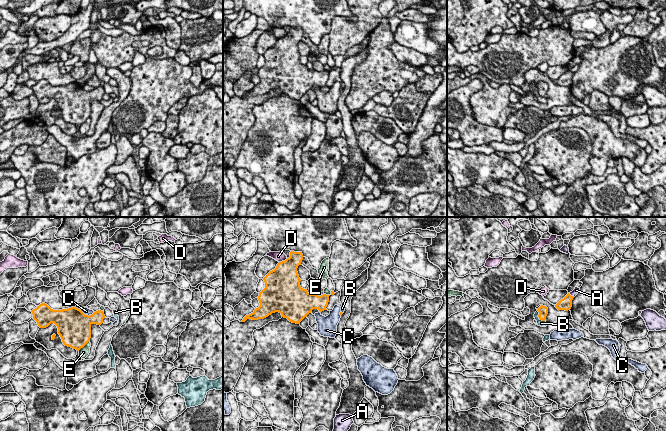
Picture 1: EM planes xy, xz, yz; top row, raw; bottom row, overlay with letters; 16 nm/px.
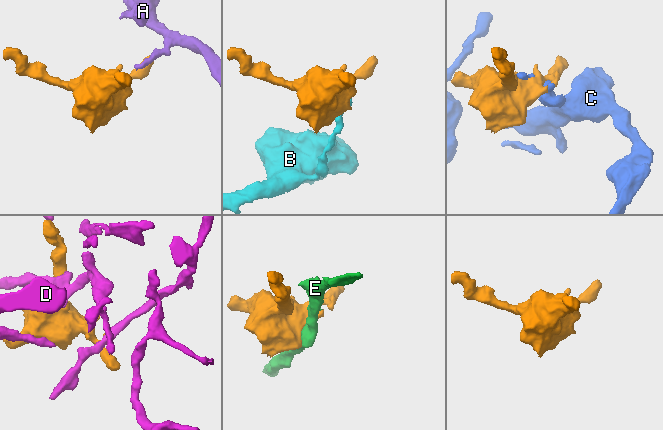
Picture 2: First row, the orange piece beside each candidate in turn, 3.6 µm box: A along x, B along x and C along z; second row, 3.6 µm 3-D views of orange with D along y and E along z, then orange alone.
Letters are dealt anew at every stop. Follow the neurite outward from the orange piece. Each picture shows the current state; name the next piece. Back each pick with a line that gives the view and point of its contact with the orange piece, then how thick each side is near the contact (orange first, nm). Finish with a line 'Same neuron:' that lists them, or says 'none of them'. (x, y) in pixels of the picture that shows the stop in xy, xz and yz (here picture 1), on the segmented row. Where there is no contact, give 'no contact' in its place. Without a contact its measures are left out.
Same neuron: none of them

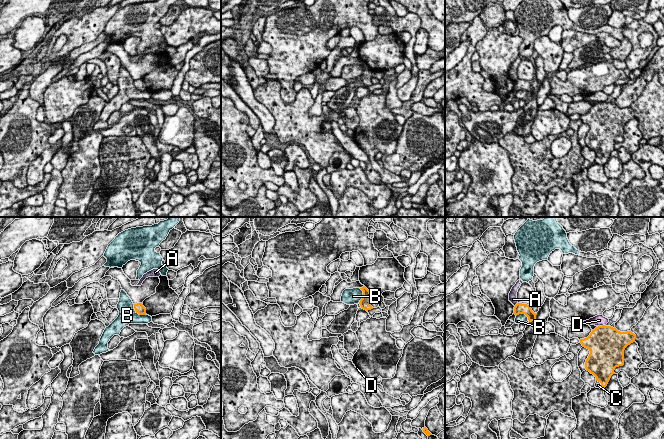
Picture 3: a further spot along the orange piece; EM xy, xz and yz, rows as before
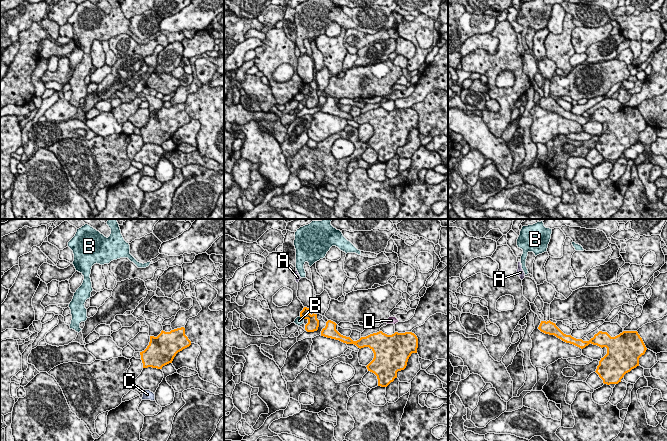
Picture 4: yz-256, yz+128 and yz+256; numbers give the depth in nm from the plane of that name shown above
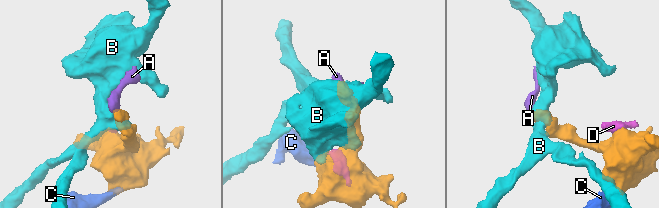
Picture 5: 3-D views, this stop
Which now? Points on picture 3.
C: meets orange in yz at (601, 384); 340 nm thick on the orange side, 100 nm on the other
Same neuron: C

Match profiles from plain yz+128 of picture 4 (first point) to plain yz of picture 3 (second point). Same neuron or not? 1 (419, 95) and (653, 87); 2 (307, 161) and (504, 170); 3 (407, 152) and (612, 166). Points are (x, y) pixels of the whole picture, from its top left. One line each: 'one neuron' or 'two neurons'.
1: two neurons
2: two neurons
3: two neurons

